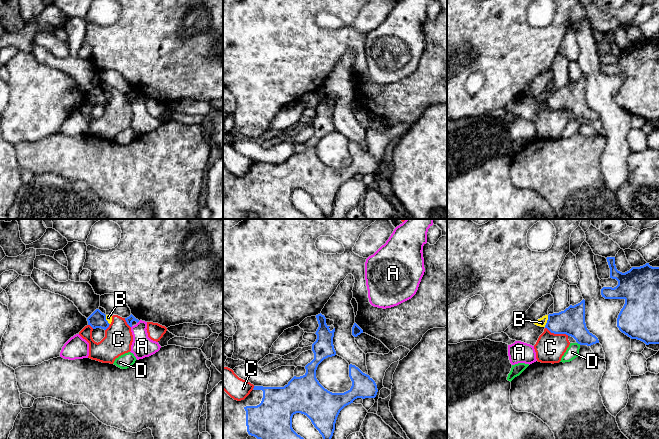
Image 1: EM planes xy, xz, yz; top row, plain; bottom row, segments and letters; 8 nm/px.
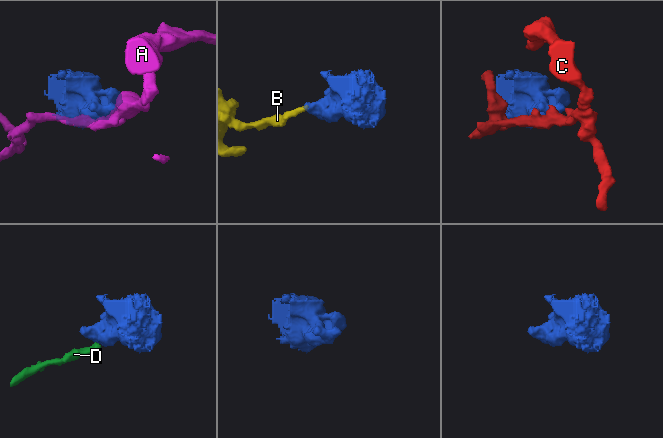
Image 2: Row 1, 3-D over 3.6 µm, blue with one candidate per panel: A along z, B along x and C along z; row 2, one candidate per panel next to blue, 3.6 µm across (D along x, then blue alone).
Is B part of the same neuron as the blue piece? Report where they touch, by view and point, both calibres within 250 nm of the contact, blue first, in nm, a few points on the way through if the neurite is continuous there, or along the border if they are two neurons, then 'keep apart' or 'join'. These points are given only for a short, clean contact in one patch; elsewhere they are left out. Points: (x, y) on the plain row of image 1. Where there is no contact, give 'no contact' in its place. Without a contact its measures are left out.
meets blue in yz at (547, 97); 220 nm thick on the blue side, 70 nm on the other; border along yz (548, 91), (544, 102); keep apart

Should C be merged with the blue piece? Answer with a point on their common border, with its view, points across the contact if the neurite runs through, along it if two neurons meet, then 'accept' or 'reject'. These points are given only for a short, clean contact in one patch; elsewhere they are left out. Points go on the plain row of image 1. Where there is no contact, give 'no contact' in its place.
meets blue in yz at (557, 109); reject

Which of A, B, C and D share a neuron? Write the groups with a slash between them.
A / B / C / D

